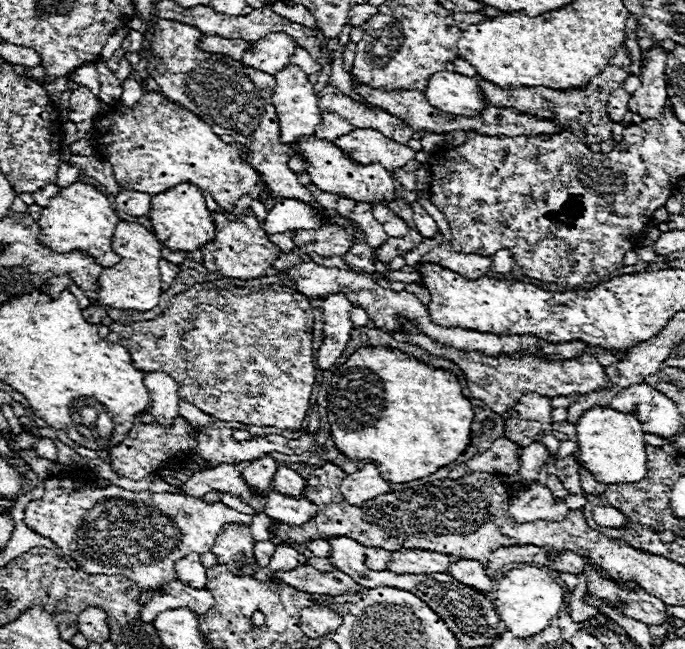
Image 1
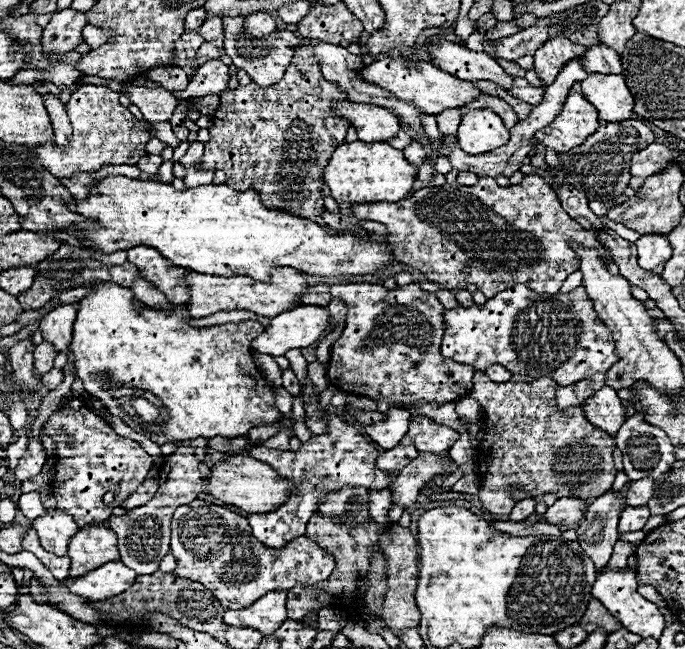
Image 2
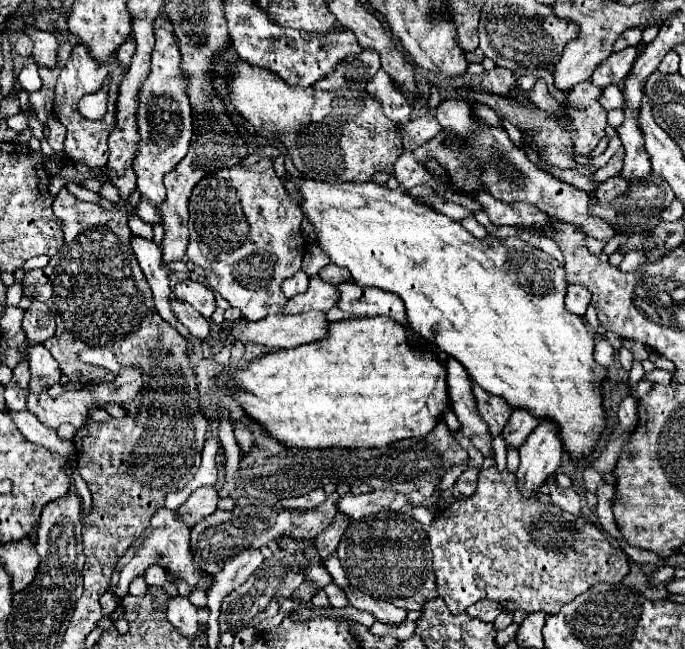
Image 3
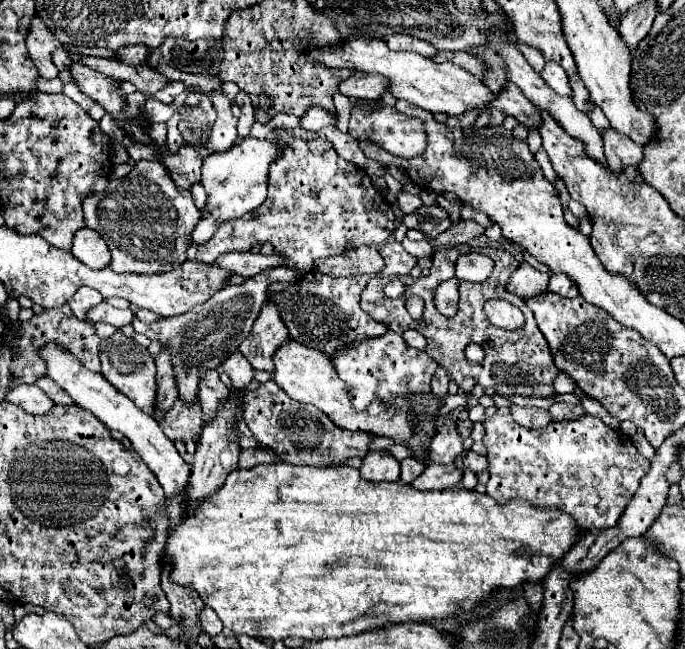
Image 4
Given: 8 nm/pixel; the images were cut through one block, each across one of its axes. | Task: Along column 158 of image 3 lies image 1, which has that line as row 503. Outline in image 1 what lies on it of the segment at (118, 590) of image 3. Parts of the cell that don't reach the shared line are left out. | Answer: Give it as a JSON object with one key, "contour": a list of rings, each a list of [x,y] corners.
{"contour":[[[534,484],[530,488],[512,494],[508,512],[514,522],[536,522],[536,520],[558,522],[560,518],[568,516],[570,508],[566,506],[566,502],[554,498],[546,486]]]}

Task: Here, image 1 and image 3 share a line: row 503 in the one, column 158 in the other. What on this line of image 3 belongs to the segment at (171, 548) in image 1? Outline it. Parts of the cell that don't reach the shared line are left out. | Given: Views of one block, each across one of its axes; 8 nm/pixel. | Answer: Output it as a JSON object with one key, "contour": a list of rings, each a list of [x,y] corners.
{"contour":[[[168,26],[156,28],[156,46],[152,50],[152,74],[140,88],[140,108],[138,108],[138,126],[140,126],[140,144],[134,160],[134,172],[138,176],[138,190],[142,202],[136,208],[136,214],[144,222],[160,222],[158,204],[164,200],[164,174],[168,174],[188,152],[192,140],[192,106],[188,98],[188,76],[180,68],[180,50],[178,42]]]}

